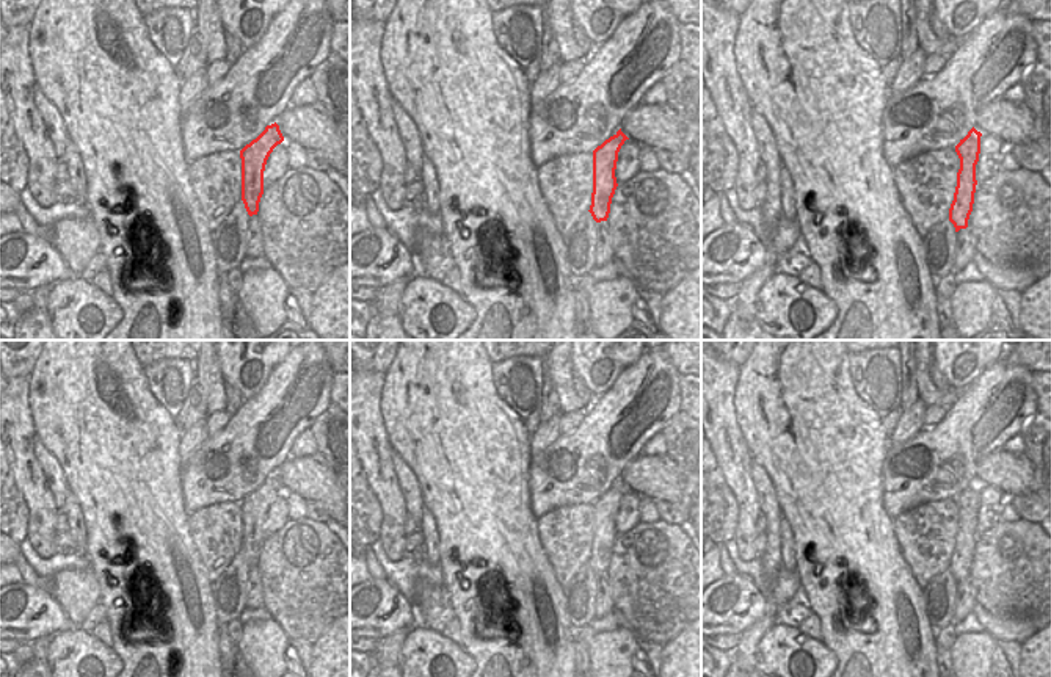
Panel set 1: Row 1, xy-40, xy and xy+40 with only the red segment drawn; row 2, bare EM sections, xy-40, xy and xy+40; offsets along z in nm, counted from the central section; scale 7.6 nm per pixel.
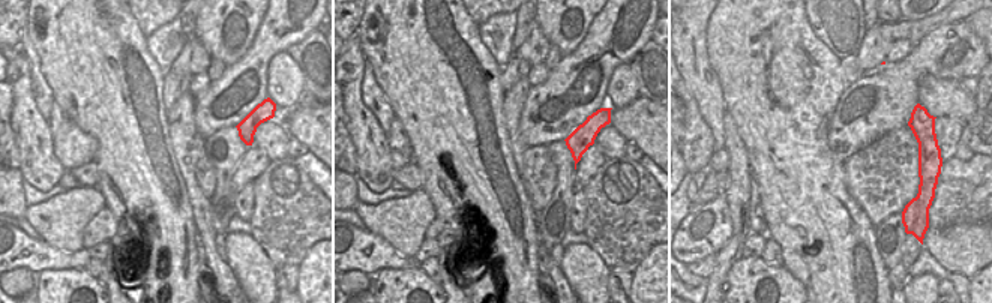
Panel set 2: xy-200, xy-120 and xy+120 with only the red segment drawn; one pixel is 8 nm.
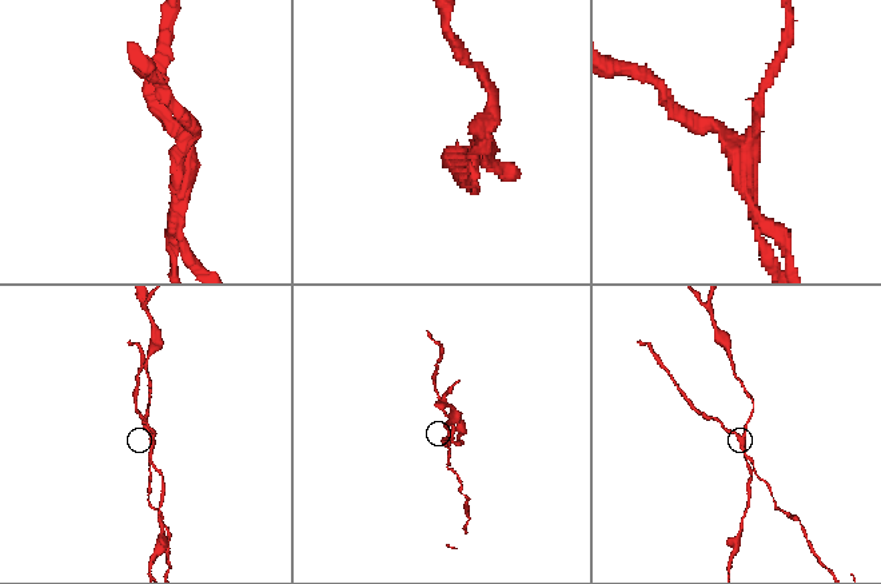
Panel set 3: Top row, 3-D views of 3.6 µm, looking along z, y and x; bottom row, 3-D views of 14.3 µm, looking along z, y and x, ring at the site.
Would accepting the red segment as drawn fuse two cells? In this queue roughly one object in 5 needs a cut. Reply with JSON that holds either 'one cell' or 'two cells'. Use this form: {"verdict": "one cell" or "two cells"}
{"verdict": "two cells"}

